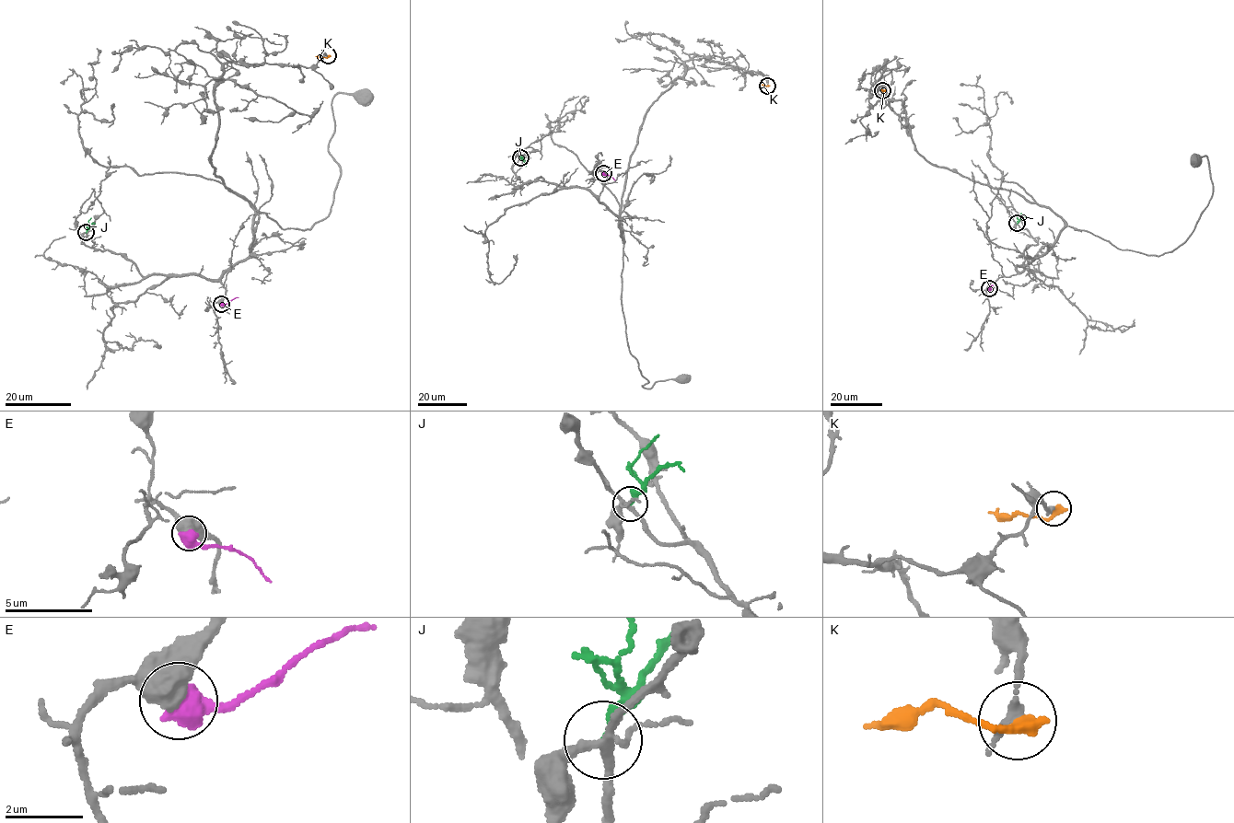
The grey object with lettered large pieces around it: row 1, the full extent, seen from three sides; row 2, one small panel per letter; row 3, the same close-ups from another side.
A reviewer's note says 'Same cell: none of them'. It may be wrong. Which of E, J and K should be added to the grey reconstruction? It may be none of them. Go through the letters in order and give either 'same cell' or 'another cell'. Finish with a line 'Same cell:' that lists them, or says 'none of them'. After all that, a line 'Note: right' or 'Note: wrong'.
E: another cell
J: another cell
K: another cell
Same cell: none of them
Note: right

